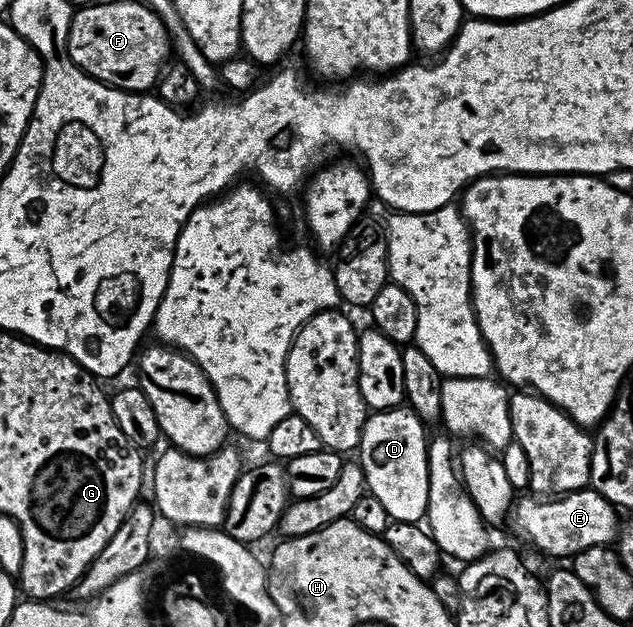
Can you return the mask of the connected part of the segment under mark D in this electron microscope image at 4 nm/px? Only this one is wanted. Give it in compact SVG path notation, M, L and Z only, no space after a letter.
M410 408L373 411L360 427L360 465L366 473L366 490L384 504L393 521L418 524L427 517L432 497L432 454L428 442L426 446L426 430L427 423Z

